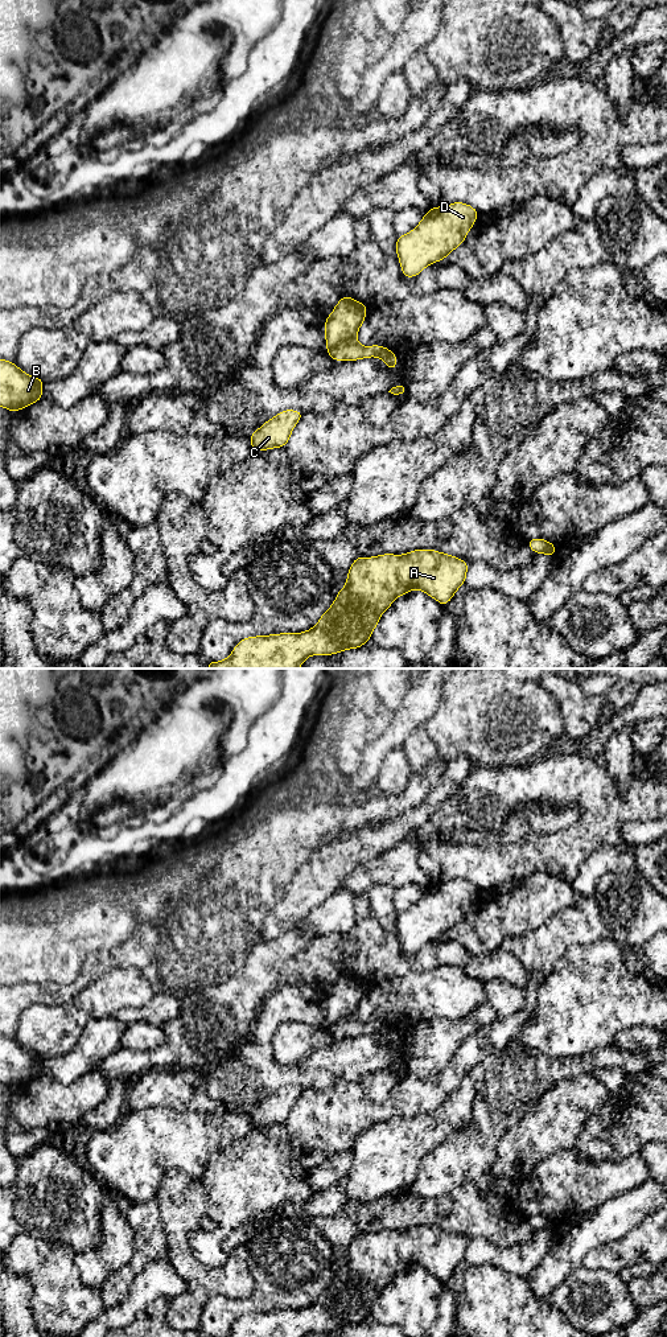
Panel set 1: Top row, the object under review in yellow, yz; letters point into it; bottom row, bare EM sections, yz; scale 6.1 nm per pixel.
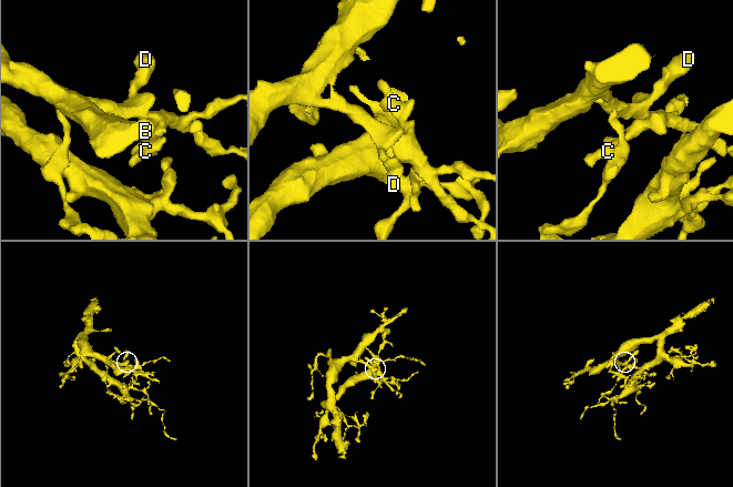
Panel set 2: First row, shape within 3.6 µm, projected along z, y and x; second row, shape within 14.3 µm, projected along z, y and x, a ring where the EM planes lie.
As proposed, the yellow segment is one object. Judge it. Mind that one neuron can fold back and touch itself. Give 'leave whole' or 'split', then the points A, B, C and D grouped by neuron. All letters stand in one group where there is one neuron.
leave whole; A B C D

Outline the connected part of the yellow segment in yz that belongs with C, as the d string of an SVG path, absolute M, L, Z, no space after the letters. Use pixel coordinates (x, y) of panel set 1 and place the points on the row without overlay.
M285 1086L265 1098L248 1114L252 1127L285 1123L295 1102L300 1098L302 1091L300 1087Z

